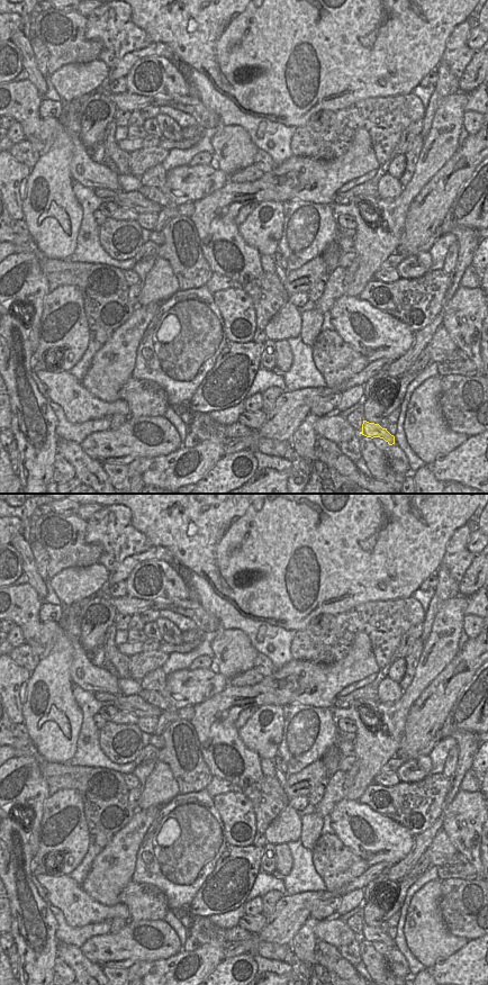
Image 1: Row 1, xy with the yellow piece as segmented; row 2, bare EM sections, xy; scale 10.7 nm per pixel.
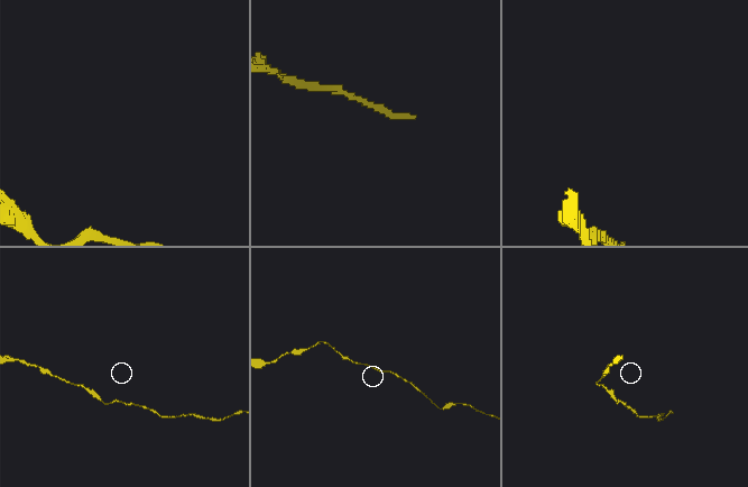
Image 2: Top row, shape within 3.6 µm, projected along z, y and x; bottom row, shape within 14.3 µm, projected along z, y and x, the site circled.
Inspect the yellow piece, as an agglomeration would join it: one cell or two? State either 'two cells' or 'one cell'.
one cell

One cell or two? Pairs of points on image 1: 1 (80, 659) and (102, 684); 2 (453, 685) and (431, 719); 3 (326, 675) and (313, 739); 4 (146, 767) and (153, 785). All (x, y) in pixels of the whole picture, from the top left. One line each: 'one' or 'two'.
1: one
2: one
3: two
4: two

